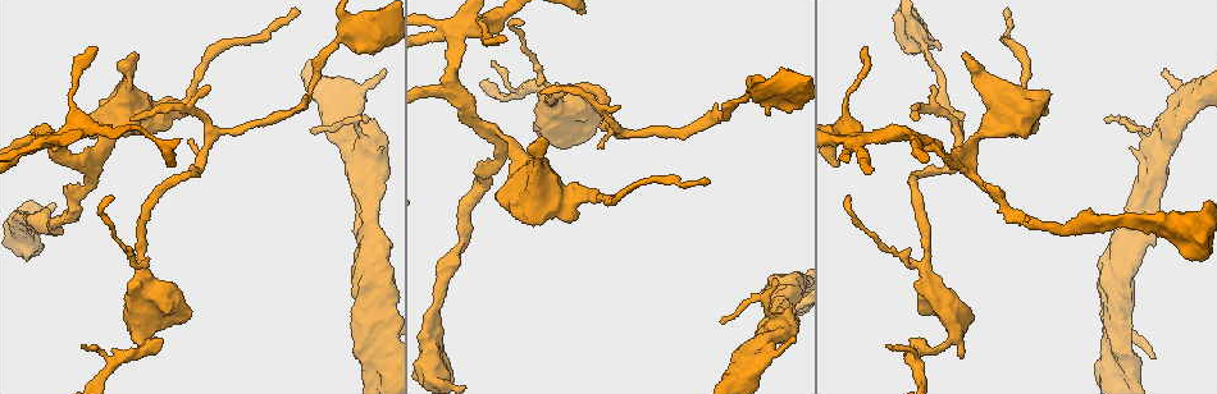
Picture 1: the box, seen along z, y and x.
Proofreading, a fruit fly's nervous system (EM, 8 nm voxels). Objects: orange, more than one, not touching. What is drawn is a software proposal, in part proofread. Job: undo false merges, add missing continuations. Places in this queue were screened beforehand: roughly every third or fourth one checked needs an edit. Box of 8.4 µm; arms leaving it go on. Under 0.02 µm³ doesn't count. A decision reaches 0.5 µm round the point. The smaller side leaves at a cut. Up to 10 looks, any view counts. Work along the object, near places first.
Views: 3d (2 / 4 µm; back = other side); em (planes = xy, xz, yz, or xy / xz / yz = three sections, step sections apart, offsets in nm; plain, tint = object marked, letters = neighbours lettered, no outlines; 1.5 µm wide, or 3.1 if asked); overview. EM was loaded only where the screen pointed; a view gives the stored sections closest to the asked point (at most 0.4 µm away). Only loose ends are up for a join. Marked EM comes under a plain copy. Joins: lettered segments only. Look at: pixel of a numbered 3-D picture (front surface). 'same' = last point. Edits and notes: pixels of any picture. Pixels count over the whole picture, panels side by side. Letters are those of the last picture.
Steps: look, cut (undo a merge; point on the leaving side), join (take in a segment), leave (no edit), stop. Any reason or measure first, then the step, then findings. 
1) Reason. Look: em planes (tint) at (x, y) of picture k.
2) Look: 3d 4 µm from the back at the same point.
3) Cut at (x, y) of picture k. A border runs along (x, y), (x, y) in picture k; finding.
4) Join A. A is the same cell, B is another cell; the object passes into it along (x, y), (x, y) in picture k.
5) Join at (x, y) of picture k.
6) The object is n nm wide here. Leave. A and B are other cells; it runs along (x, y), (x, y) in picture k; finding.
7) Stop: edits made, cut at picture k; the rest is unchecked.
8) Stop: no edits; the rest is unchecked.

An open end. Look: em yz step 4 (tint) at (1151, 357) of picture 1.

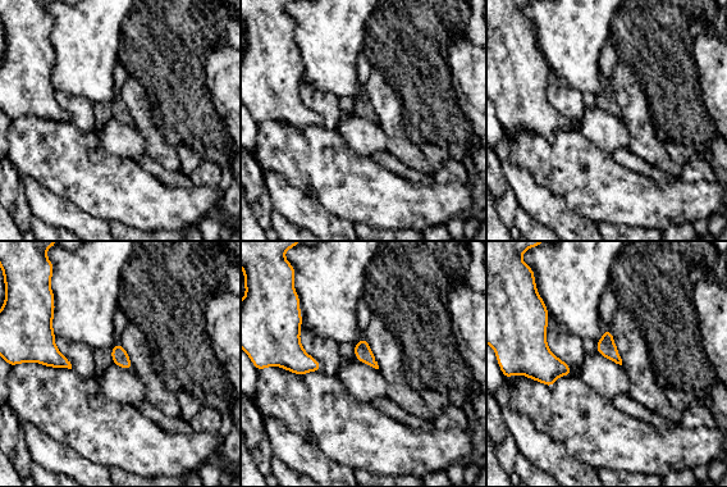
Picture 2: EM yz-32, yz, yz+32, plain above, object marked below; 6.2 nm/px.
Cut it another way. Look: em planes (letters) at the same point.

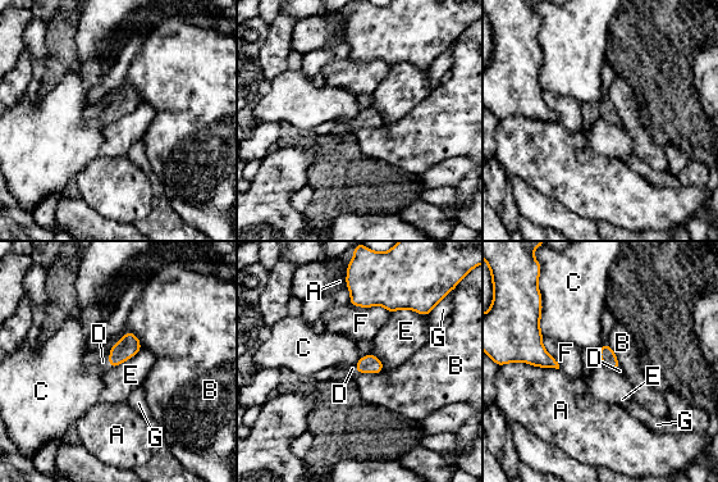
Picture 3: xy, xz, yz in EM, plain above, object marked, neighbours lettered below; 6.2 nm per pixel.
Join D. D is the same cell, A, B, C, E, F and G are other cells; the object passes into it along (128, 346), (109, 349), (103, 362) in picture 3; it goes on there.

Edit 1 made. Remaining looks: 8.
See it whole again. Look: overview.

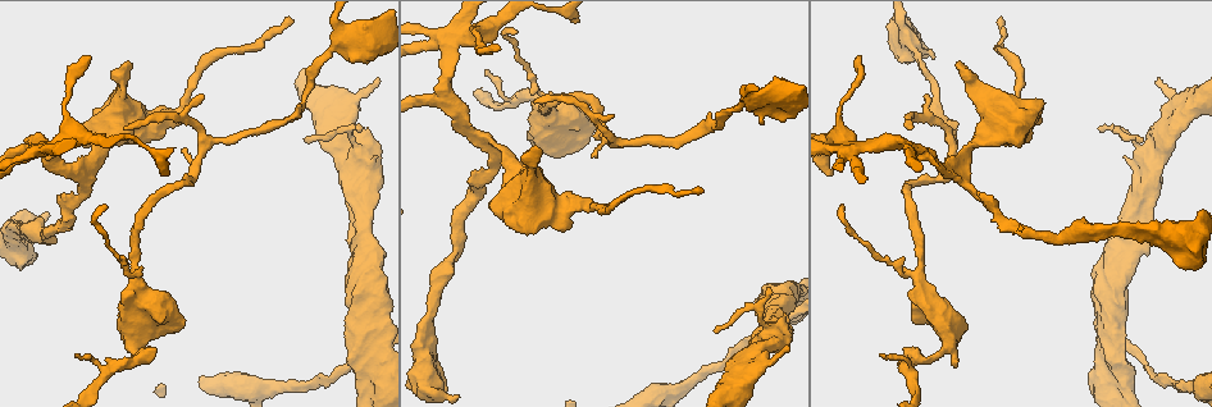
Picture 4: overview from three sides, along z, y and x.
Look: 3d 2 µm at (182, 183) of picture 4.

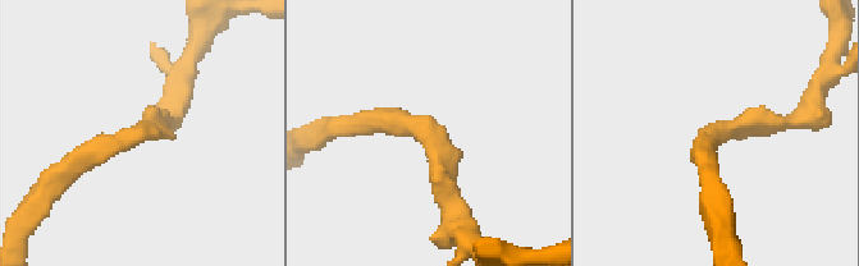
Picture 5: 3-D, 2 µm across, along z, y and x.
Look: em planes (tint) at (137, 132) of picture 5.

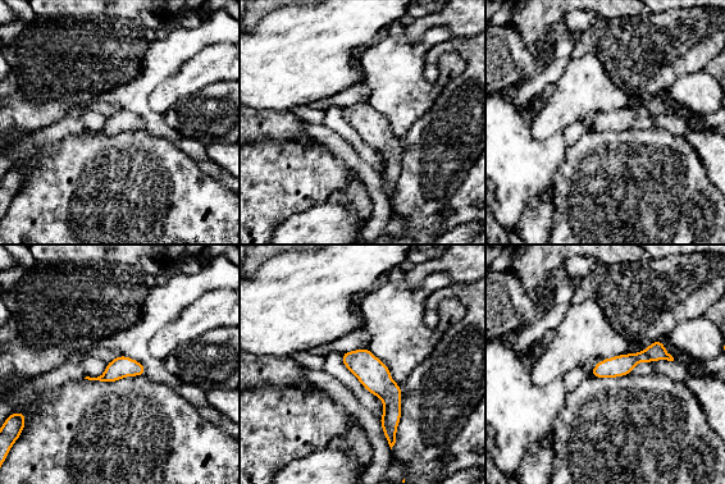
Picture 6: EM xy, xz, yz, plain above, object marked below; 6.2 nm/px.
What lies round it. Look: em planes (letters) at the same point.

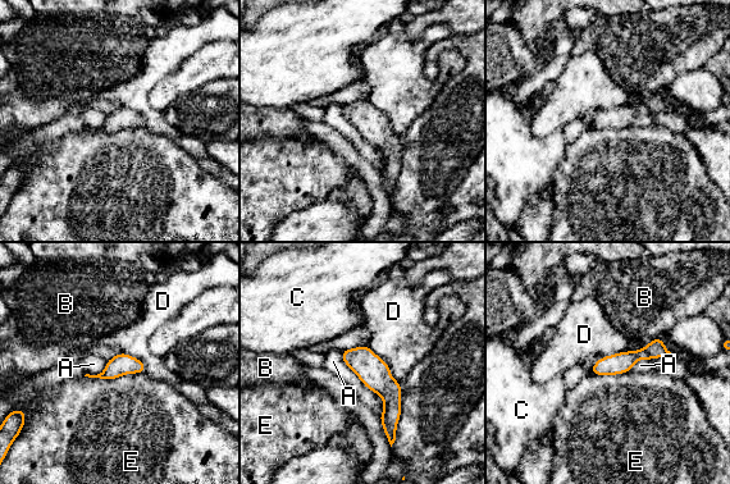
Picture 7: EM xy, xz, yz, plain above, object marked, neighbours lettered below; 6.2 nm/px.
Leave. A, B, C, D and E are other cells; a border runs along (145, 371), (112, 379), (85, 377) in picture 7; one cell here.

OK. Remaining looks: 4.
An open end. Look: 3d 4 µm at (126, 63) of picture 4.

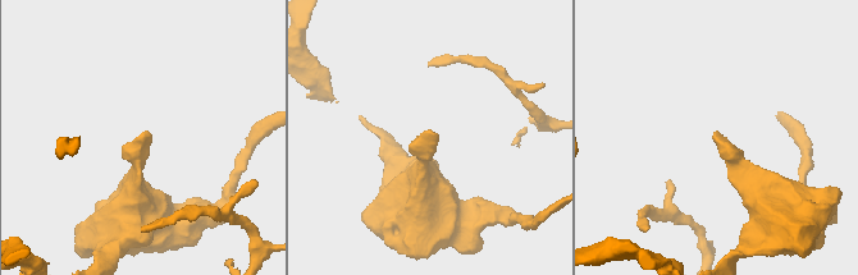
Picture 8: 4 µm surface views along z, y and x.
Look: em yz step 8 (letters) at (145, 134) of picture 8.

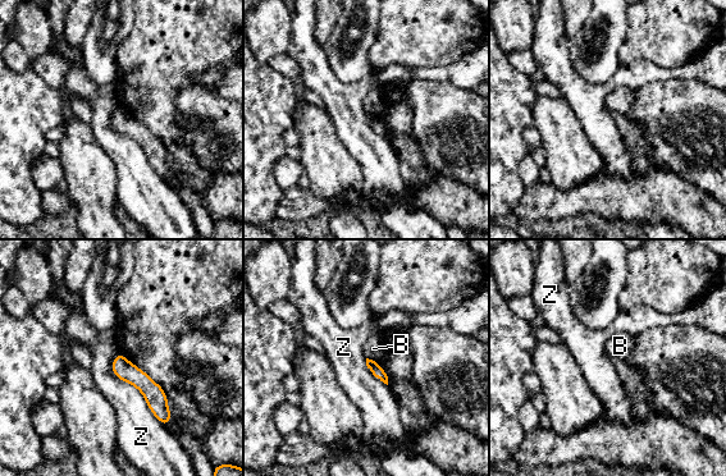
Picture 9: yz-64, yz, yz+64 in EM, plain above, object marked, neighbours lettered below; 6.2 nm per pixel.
Leave. B and Z are other cells; a border runs along (118, 352), (112, 371), (163, 426) in picture 9; no lettered segment goes on from it.

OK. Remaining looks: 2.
Abrupt turn. Look: em planes (letters) at (444, 45) of picture 4.

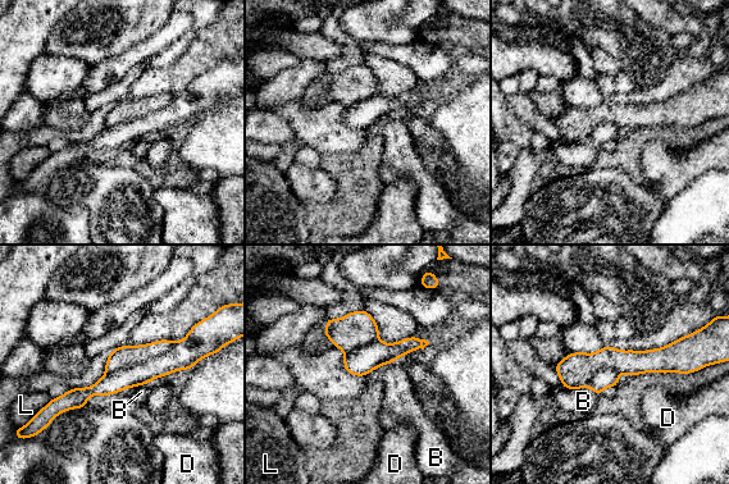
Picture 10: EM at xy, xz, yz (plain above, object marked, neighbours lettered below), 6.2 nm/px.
The object is 240 nm wide here; the longest contact is with B, 150 nm. Cut at (178, 357) of picture 10. B, D and L are other cells; a second cell is stuck on.

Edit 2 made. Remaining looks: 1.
Stop: edits made, join at picture 3, cut at picture 10; the rest is unchecked.

